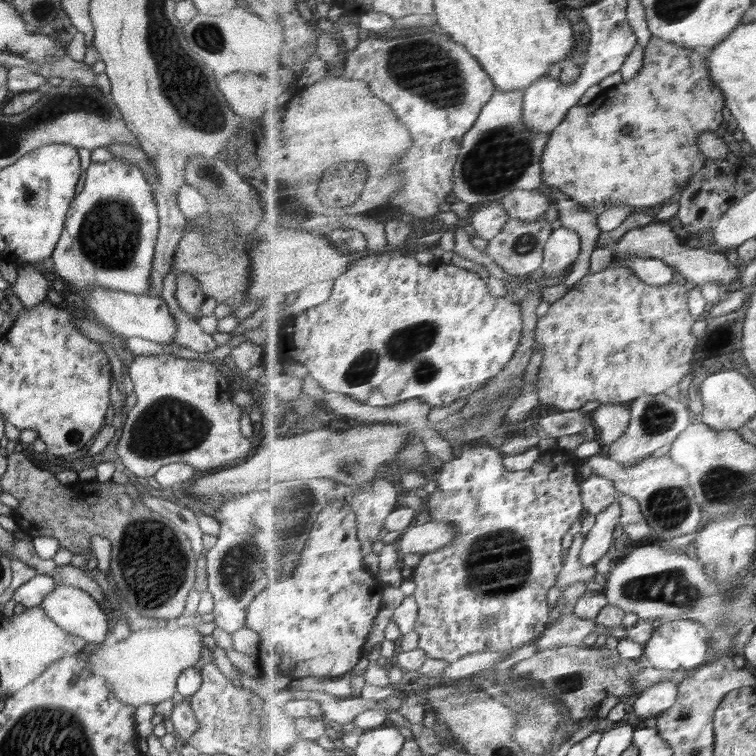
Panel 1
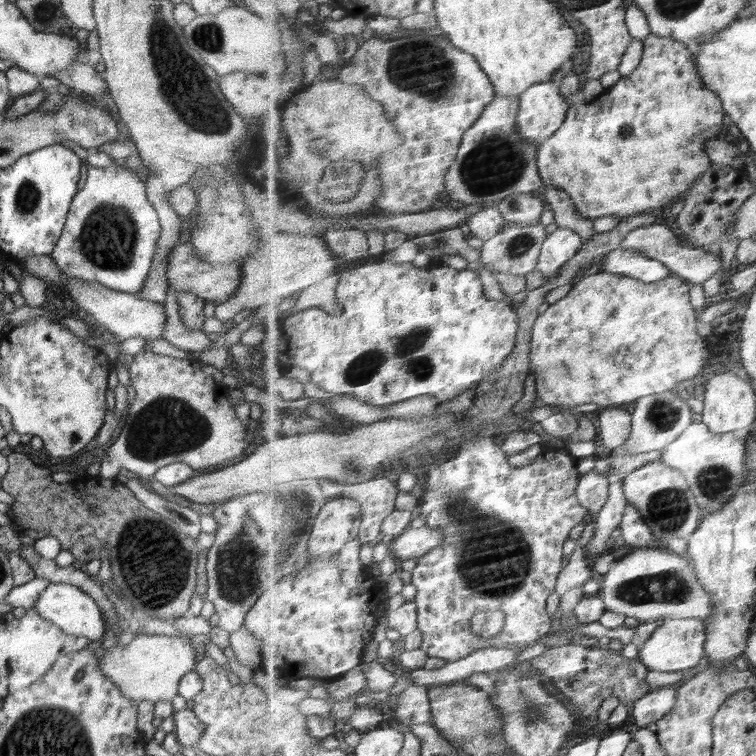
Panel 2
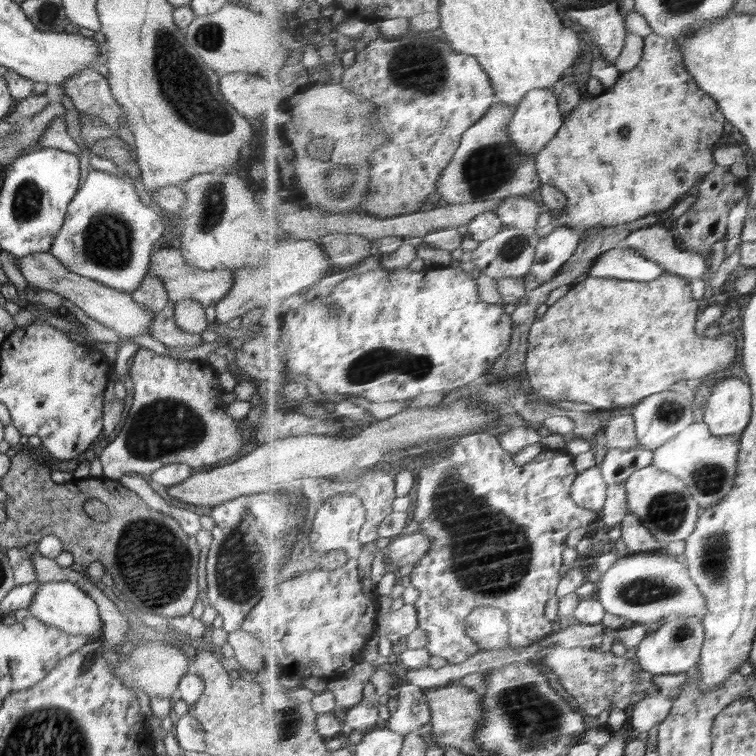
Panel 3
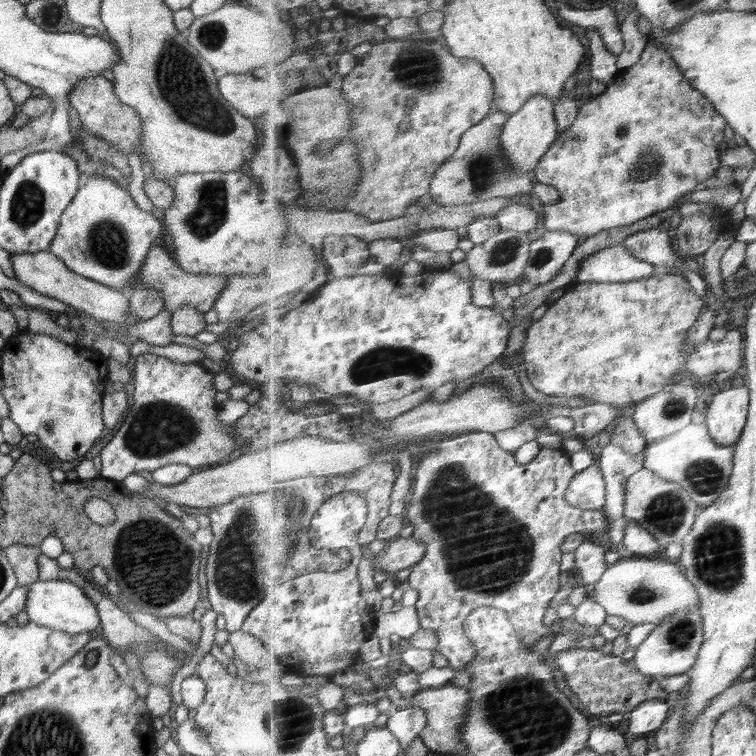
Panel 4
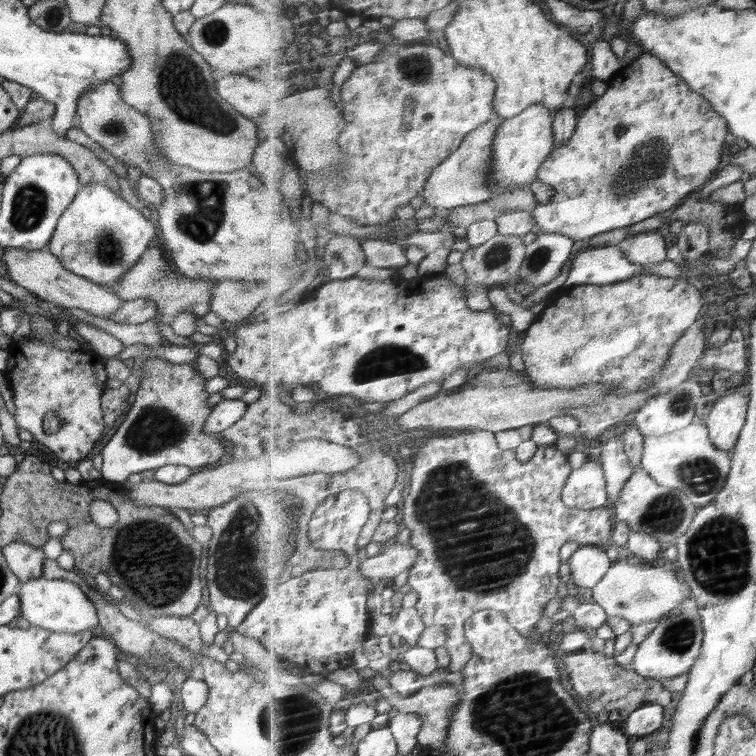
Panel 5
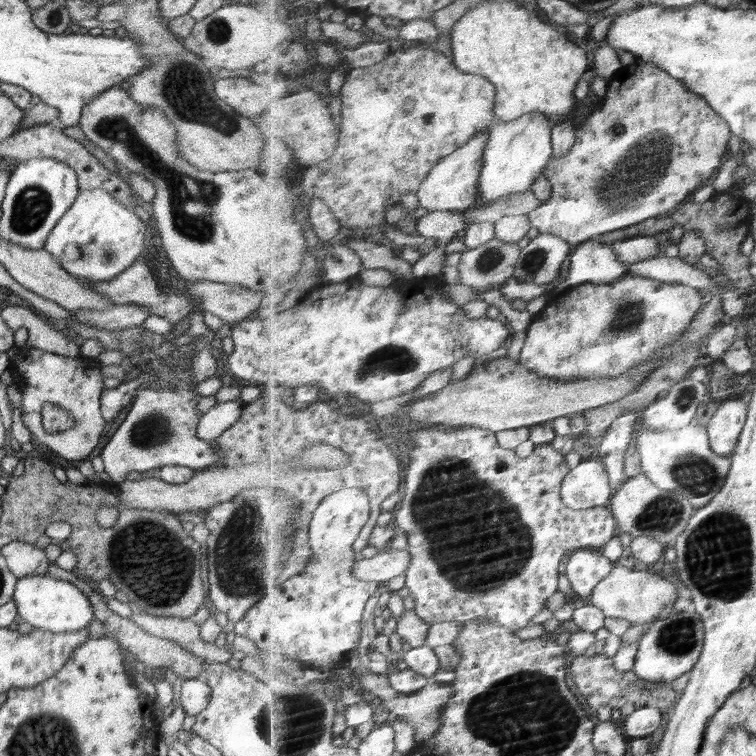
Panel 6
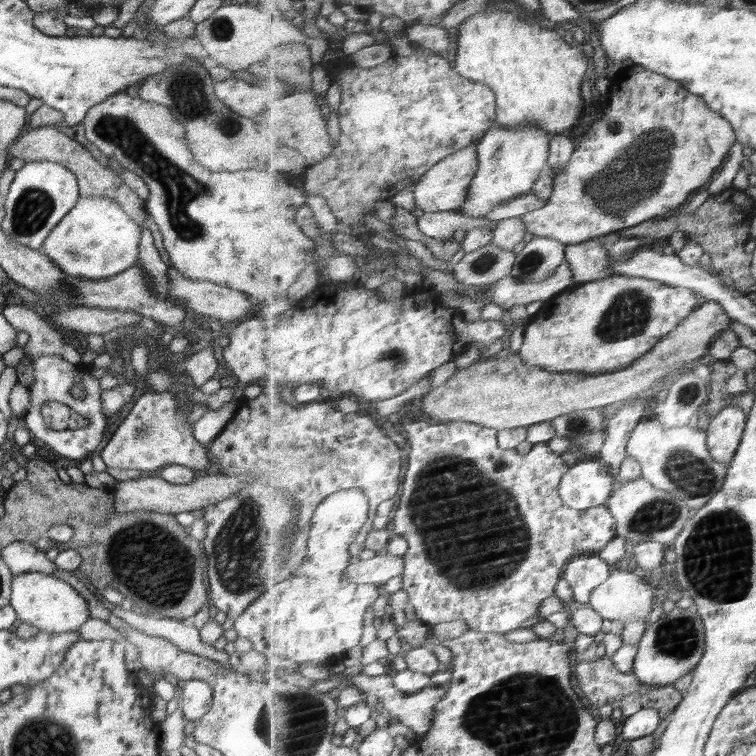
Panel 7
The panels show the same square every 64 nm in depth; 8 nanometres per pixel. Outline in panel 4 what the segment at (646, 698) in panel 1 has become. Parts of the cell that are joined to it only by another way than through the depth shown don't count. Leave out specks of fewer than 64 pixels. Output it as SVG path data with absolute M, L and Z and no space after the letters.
M650 699L638 706L631 714L629 730L636 738L656 732L670 716L672 706L664 699Z

